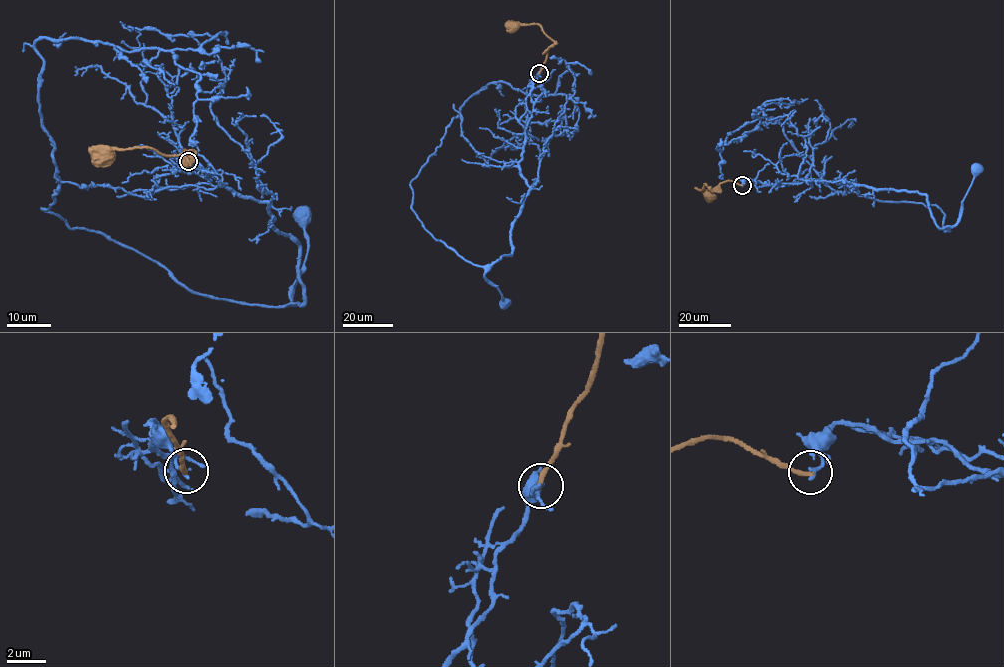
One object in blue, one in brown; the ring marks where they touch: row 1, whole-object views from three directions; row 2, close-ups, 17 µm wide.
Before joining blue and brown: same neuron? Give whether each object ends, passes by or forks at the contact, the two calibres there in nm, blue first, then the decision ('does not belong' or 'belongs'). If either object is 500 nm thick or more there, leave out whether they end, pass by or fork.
blue ends; brown ends; calibres 180 and 240 nm; does not belong

